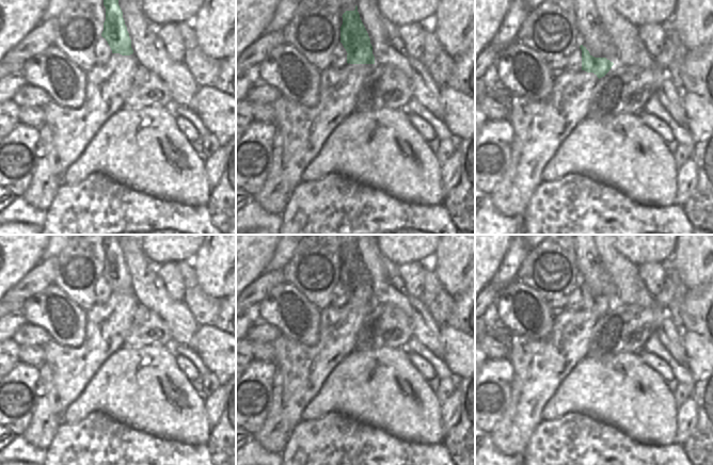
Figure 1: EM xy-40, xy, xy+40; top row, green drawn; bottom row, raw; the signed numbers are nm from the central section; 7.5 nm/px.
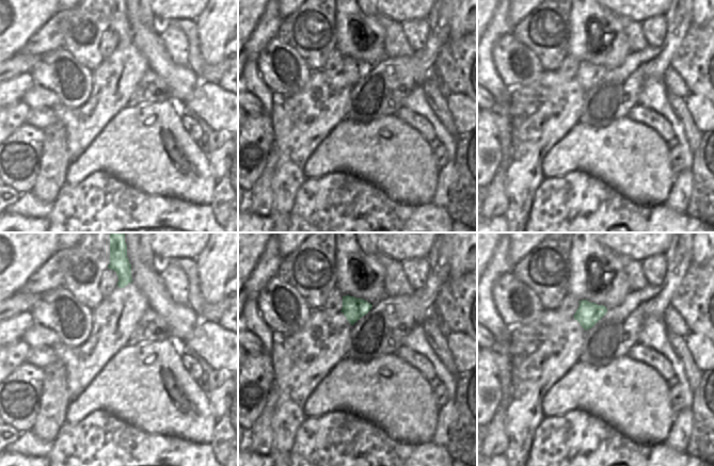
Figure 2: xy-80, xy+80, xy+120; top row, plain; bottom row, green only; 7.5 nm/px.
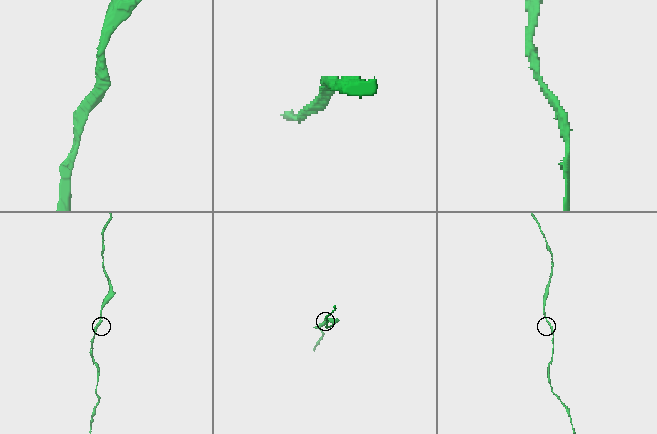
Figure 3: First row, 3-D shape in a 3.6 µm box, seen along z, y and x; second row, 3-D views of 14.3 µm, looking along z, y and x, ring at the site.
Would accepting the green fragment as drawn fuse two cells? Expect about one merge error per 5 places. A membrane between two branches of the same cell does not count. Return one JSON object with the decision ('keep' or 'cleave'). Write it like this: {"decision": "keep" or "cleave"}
{"decision": "keep"}

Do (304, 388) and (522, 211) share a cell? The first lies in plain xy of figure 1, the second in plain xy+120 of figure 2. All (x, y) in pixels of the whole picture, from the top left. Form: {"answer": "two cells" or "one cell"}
{"answer": "one cell"}

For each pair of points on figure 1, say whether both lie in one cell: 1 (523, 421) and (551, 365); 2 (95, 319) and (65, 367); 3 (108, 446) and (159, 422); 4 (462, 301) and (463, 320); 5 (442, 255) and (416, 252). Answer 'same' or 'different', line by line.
1: same
2: same
3: different
4: same
5: different

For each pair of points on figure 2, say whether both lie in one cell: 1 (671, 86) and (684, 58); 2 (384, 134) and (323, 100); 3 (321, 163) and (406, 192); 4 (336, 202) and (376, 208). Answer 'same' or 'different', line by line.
1: different
2: different
3: same
4: same

